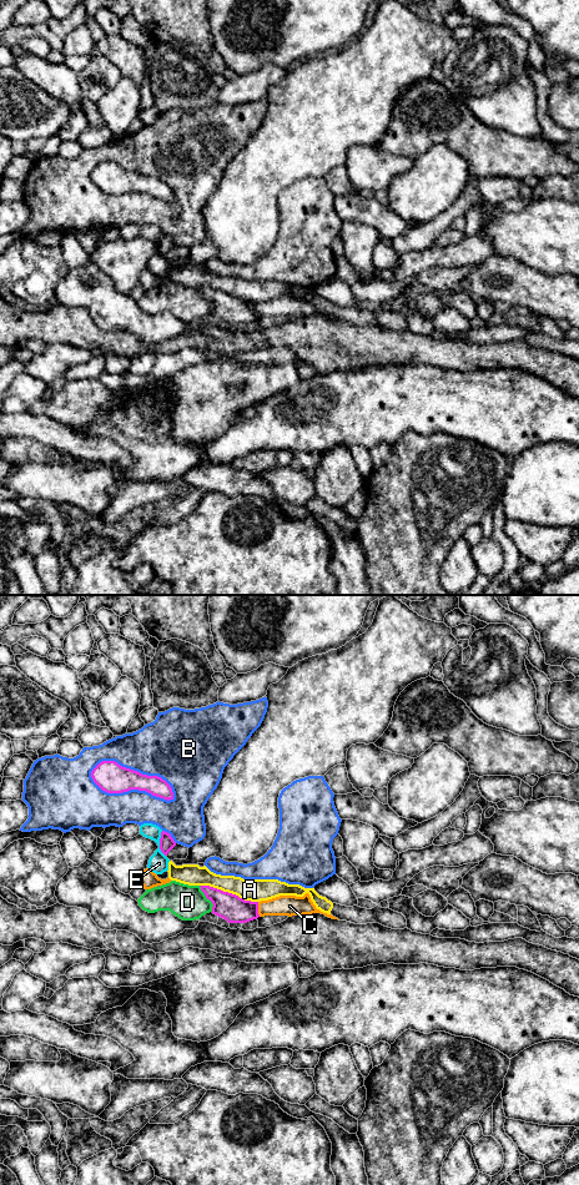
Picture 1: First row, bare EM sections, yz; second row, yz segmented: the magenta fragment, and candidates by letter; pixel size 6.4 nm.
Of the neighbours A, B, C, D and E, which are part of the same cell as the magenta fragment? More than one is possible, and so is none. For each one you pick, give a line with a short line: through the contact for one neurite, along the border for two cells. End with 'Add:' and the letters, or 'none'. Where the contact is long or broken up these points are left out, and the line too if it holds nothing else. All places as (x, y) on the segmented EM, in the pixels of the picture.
Add: none

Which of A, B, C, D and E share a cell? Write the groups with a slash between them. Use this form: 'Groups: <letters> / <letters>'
Groups: A E / B / C / D

